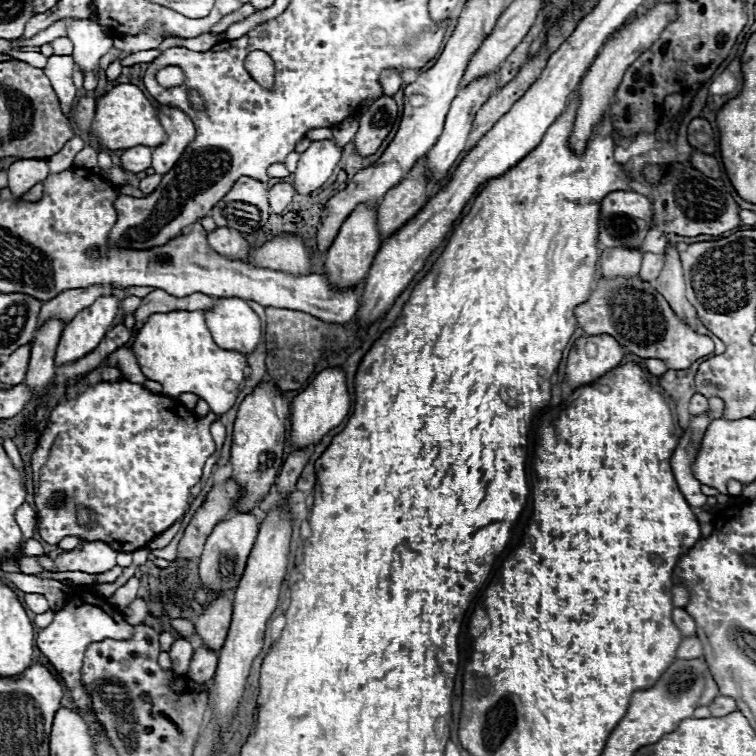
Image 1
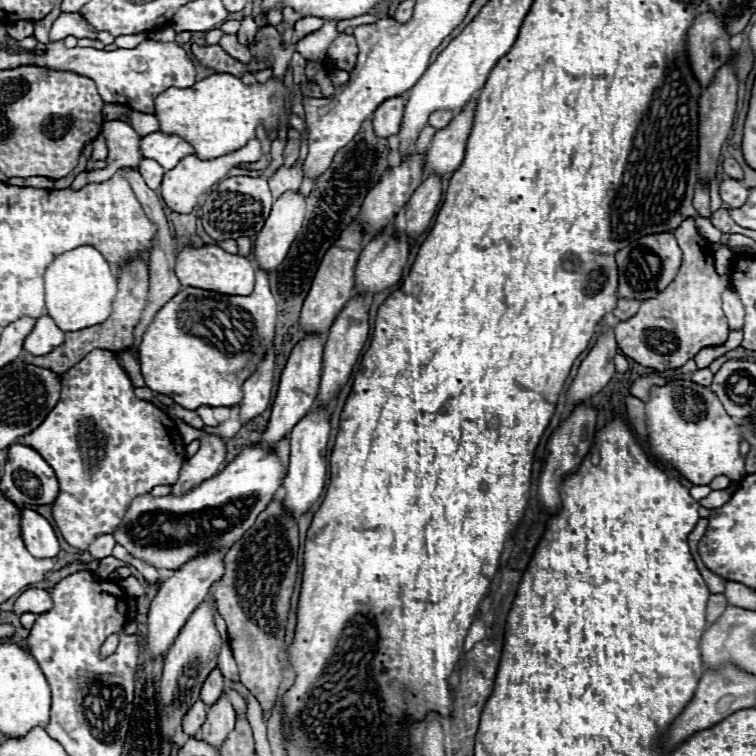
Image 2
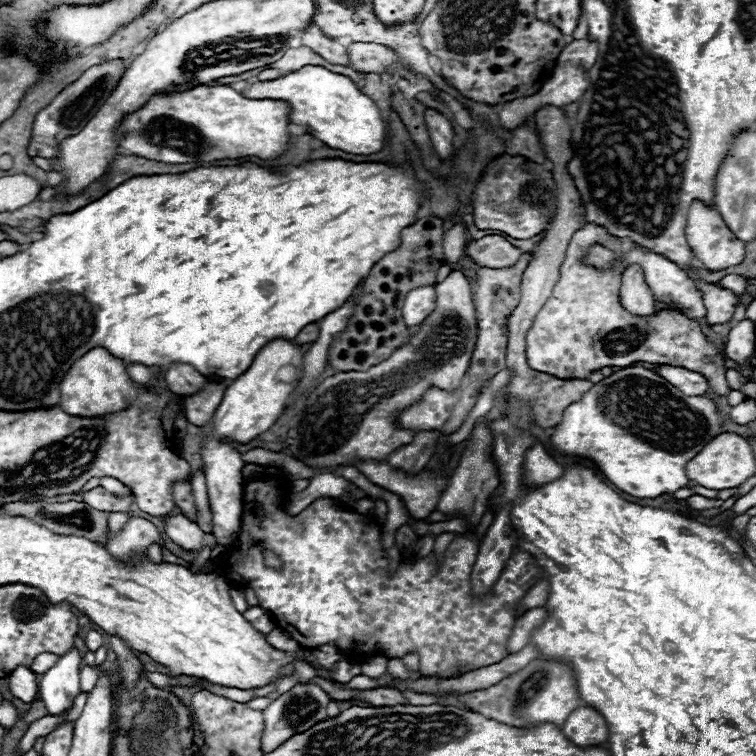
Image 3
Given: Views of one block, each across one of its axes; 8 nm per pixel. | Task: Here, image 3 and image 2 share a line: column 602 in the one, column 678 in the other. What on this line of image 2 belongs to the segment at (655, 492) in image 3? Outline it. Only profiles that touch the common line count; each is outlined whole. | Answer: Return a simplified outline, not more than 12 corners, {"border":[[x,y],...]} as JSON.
{"border":[[692,380],[650,388],[652,456],[692,484],[746,476],[738,424]]}

